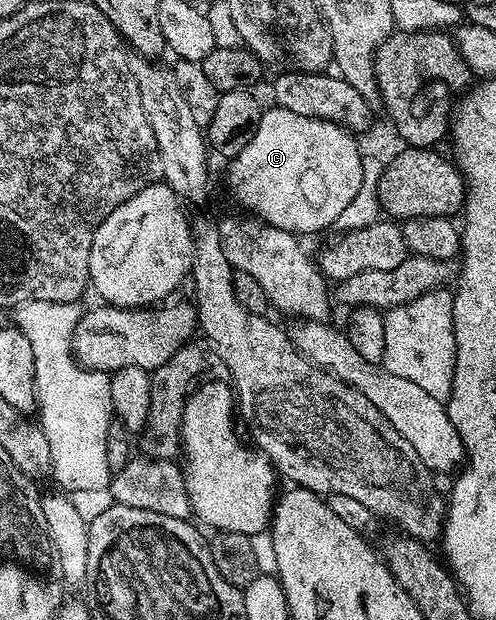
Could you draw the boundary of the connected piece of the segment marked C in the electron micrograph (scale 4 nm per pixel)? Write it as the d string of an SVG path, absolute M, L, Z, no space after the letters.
M277 105L271 109L261 113L258 132L254 132L250 144L227 163L228 186L233 196L248 209L245 211L249 215L297 236L316 234L327 226L335 227L338 216L346 212L346 204L350 204L350 200L358 196L358 188L362 188L365 155L360 154L357 135L336 122L298 116L298 112L286 112Z

